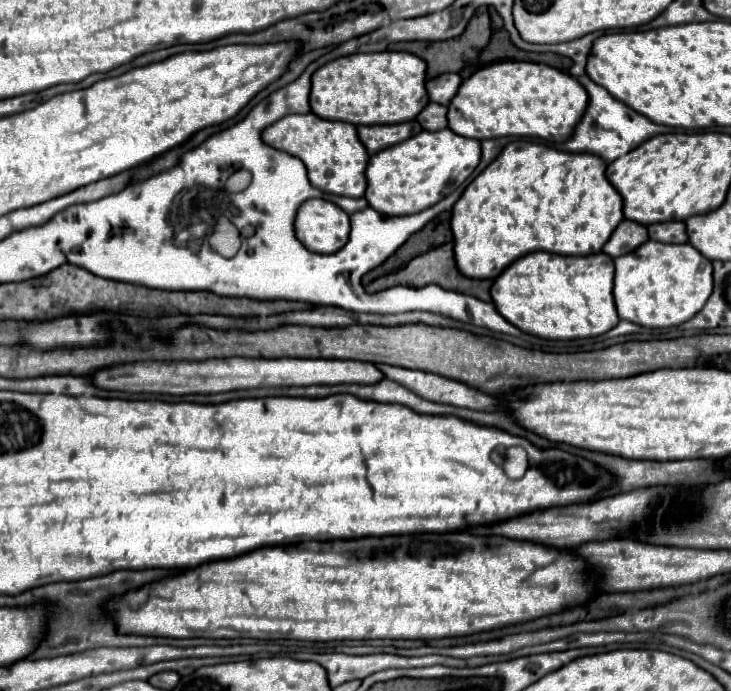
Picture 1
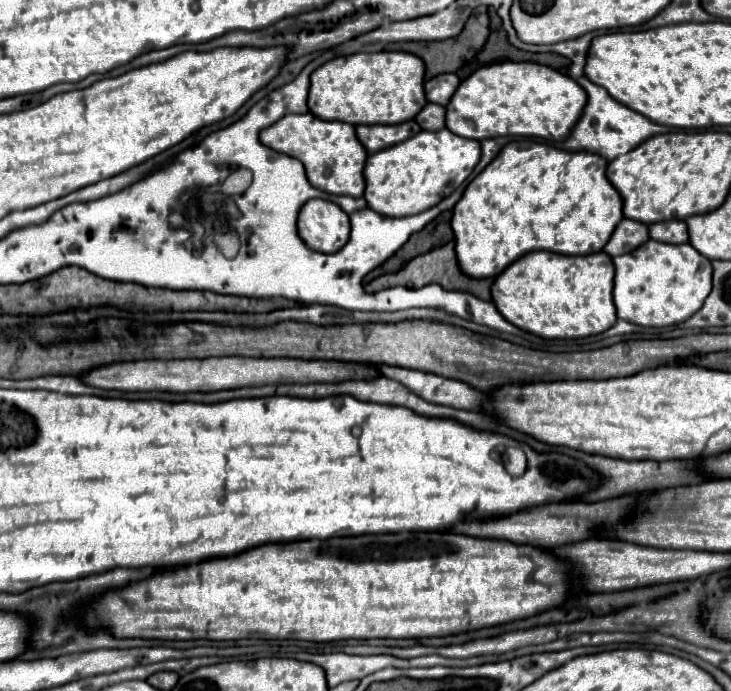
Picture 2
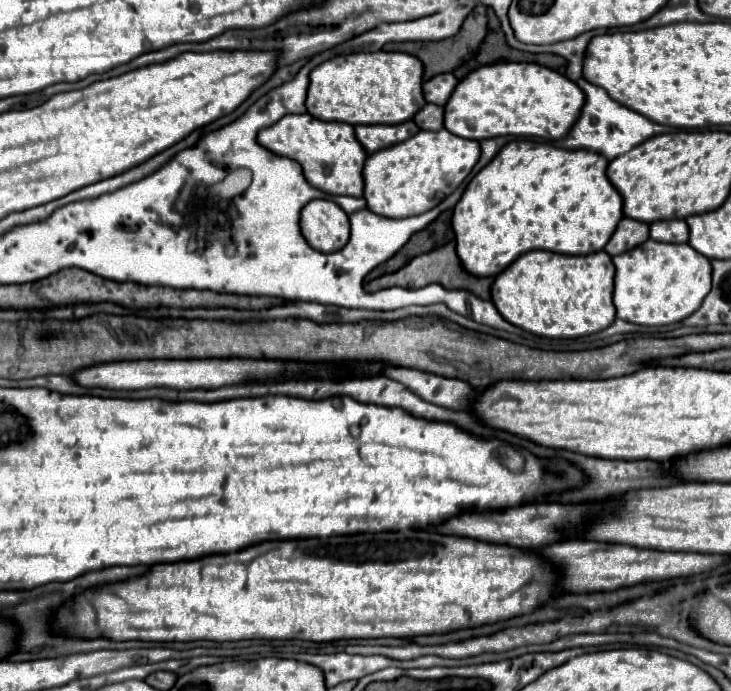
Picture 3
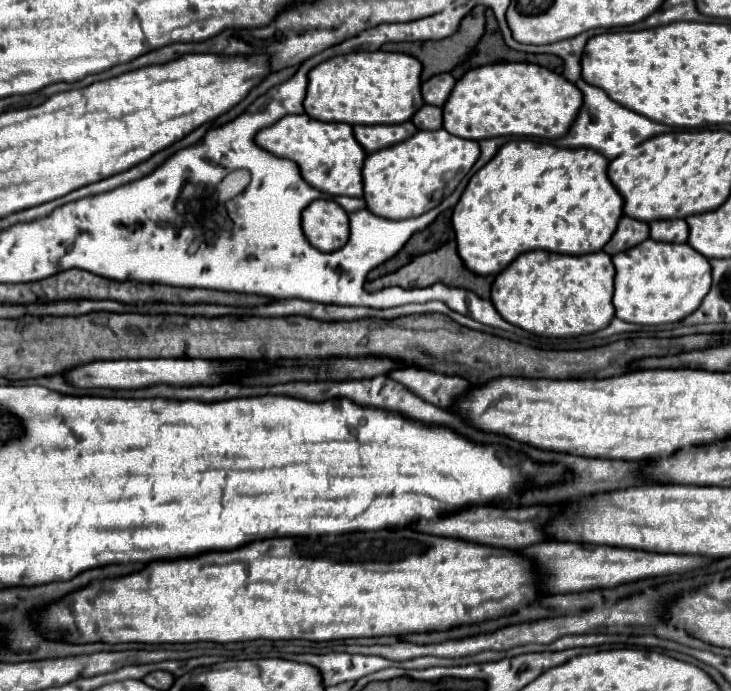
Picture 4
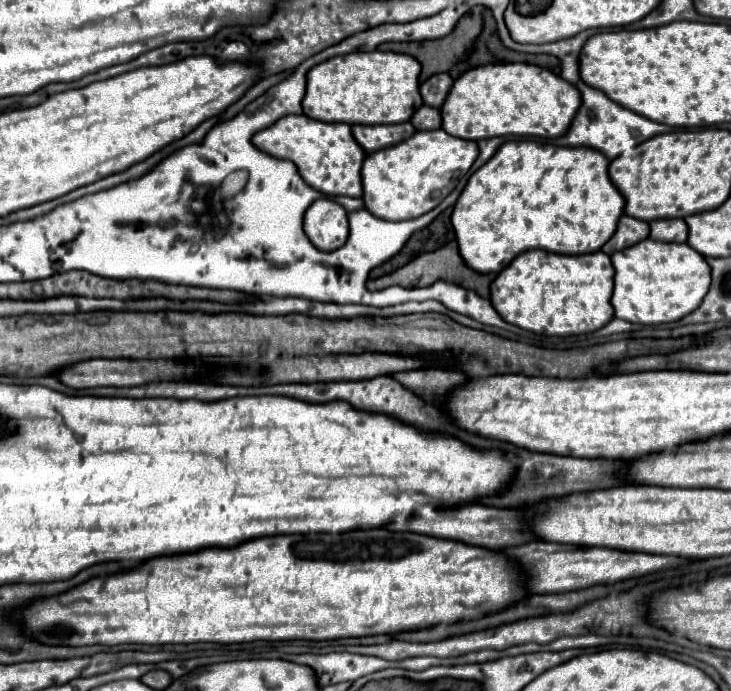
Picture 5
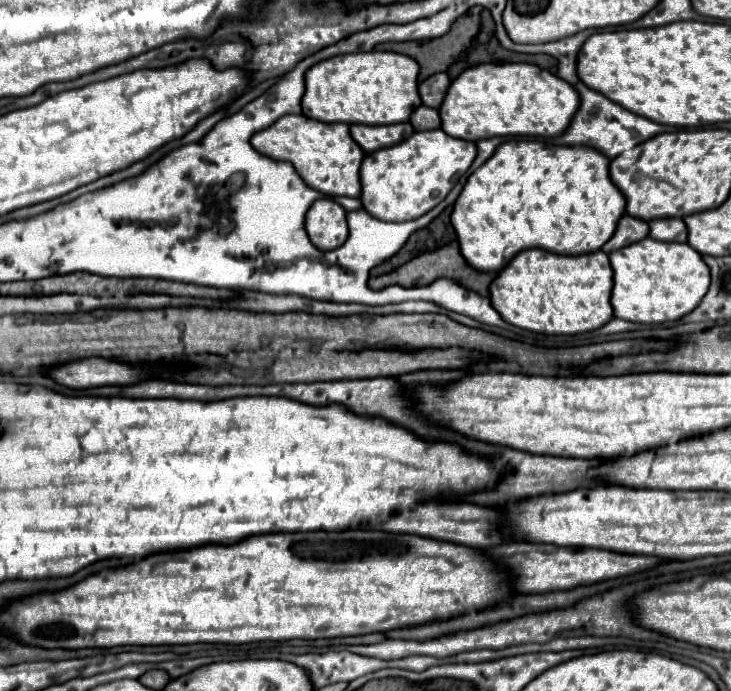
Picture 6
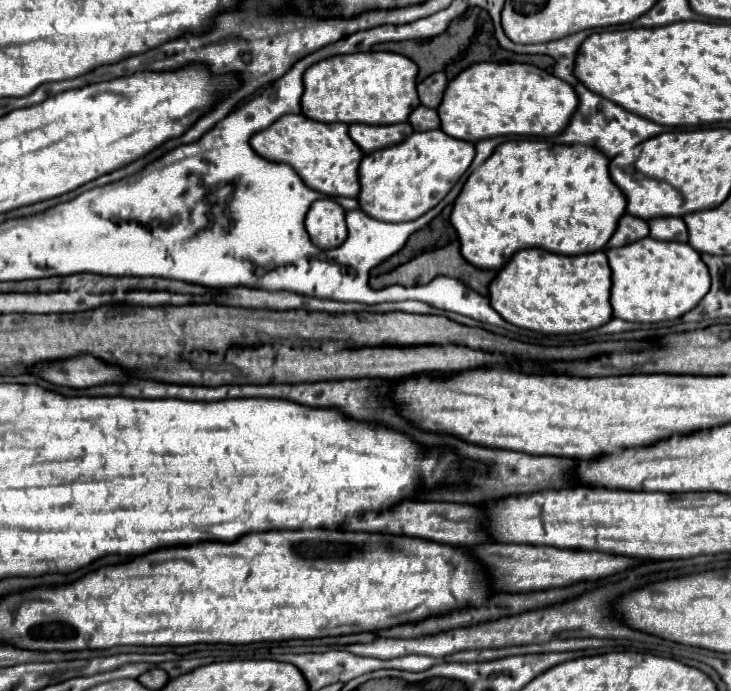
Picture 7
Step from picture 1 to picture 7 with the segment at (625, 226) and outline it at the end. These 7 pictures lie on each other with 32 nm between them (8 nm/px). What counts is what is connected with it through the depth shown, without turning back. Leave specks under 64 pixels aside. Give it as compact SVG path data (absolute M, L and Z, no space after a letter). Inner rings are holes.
M624 214L620 218L618 230L614 232L614 236L606 244L606 248L618 248L618 246L624 246L624 244L632 244L636 240L642 240L644 236L648 236L648 222L640 220L638 216Z

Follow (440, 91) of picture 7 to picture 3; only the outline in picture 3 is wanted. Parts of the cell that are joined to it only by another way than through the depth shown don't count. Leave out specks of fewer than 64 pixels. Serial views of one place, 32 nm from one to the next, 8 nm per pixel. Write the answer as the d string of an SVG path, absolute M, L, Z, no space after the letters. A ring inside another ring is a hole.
M438 74L434 78L430 78L428 82L424 82L422 90L424 90L424 98L430 104L436 106L444 106L450 98L450 94L454 92L458 80L452 74Z

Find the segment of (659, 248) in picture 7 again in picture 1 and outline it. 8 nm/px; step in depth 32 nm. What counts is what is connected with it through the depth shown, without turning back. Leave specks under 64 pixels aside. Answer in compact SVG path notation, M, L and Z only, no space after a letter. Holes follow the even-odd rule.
M644 242L632 254L614 258L614 302L622 320L646 326L666 328L690 320L712 294L712 262L690 244Z

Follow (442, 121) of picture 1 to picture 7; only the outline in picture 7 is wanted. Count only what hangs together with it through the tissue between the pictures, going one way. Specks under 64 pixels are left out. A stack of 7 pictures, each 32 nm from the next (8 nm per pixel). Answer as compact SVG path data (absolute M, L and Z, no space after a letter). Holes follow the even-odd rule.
M418 106L418 108L408 116L408 122L412 124L414 130L420 130L420 132L440 128L438 112L432 110L432 108L426 108L426 106Z

